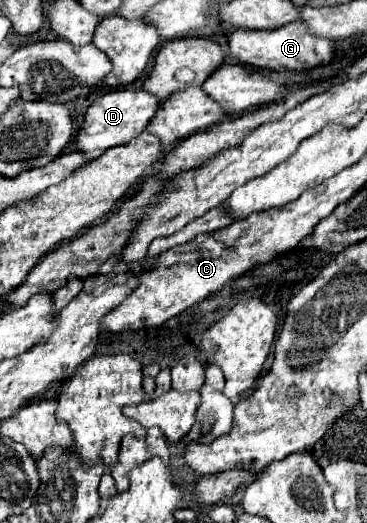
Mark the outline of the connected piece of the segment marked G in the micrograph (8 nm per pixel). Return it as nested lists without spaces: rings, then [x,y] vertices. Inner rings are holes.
[[[301,21],[287,23],[279,29],[271,31],[255,31],[255,29],[237,29],[229,37],[231,55],[239,63],[247,63],[253,67],[273,69],[273,71],[305,71],[317,65],[327,65],[333,61],[333,41],[309,35],[307,27]]]

